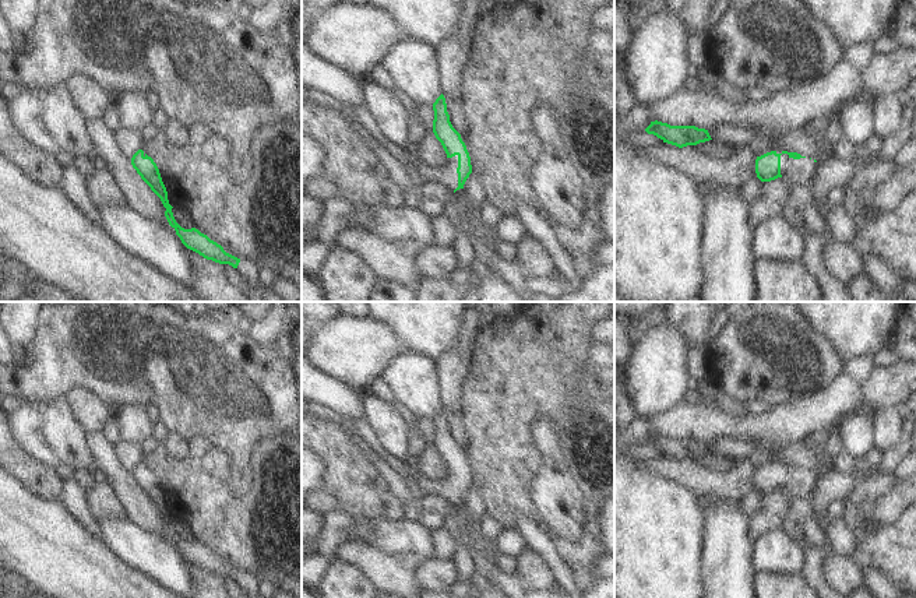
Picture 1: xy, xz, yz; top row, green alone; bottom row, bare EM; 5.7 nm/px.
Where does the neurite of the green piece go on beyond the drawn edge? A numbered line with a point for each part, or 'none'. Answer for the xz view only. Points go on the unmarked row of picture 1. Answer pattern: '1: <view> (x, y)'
1: xz (446, 488)

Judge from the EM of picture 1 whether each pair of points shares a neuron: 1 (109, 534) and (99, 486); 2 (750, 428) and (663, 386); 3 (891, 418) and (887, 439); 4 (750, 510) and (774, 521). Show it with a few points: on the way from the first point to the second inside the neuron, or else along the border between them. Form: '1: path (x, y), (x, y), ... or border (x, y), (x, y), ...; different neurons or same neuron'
1: border (92, 514), (111, 514), (124, 520); different neurons
2: border (683, 400), (654, 415); different neurons
3: path (890, 424), (888, 433); same neuron
4: border (763, 495), (760, 509), (750, 519); different neurons

